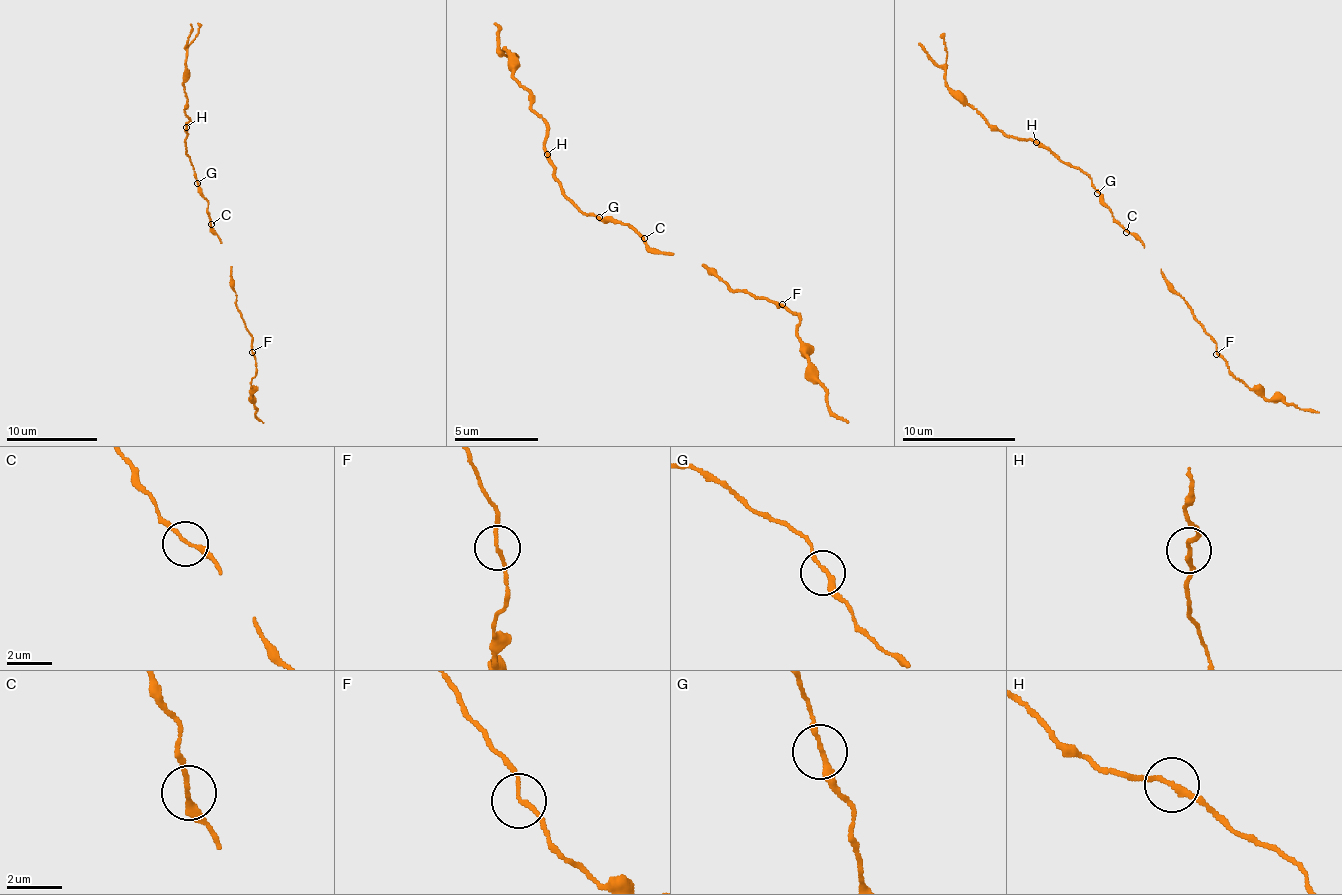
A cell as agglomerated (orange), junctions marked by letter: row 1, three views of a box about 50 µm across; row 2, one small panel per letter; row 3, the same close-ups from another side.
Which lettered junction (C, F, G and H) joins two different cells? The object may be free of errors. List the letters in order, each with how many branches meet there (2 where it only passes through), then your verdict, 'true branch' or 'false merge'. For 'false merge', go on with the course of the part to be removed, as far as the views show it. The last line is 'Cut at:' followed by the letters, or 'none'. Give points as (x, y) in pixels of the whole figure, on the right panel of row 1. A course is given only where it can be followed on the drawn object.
C: branches 2; true branch
F: branches 2; true branch
G: branches 2; true branch
H: branches 2; false merge; course (1036, 142), (1017, 141), (996, 131), (947, 84), (942, 33)
Cut at: H

